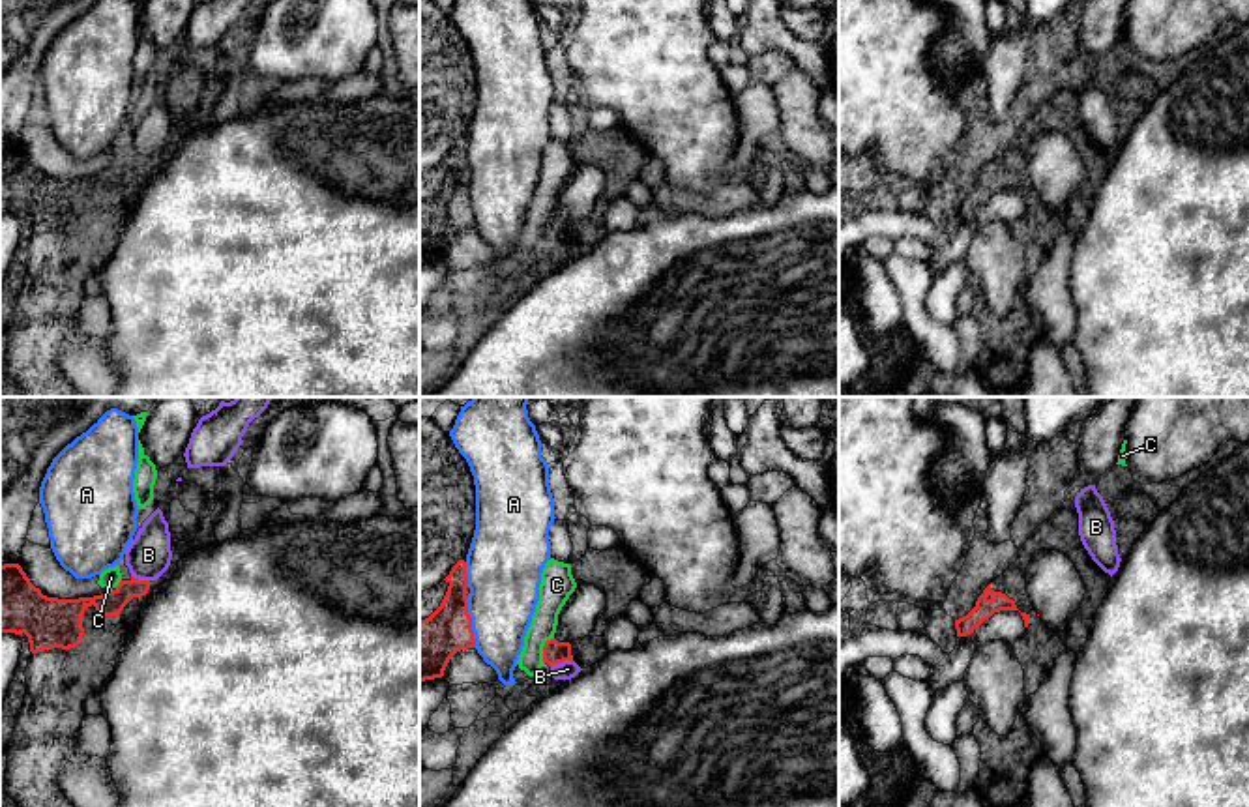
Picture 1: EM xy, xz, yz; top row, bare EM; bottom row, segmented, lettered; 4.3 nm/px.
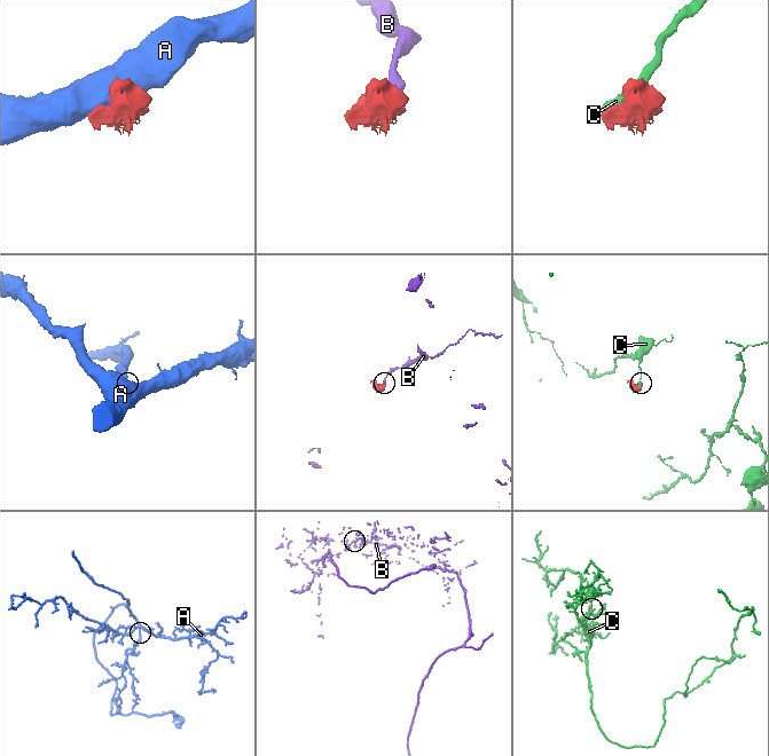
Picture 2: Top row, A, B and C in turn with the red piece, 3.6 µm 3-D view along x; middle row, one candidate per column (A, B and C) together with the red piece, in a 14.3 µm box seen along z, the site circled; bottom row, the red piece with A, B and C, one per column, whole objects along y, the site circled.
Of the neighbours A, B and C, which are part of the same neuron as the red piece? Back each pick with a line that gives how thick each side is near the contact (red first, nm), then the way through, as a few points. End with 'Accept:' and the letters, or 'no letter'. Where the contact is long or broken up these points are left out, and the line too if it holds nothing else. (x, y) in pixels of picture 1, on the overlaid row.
Accept: no letter

